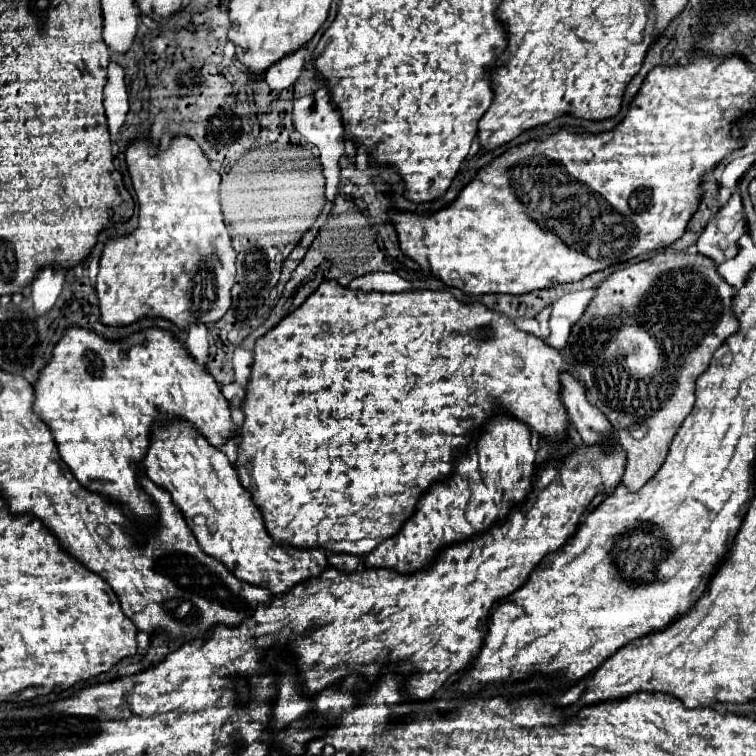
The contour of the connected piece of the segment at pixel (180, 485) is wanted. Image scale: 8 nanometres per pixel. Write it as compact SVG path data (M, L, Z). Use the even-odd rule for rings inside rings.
M173 421L171 425L165 423L165 425L153 429L151 445L143 459L143 467L145 467L147 477L155 485L159 485L171 493L173 503L181 509L181 513L183 513L187 525L191 527L193 535L197 537L201 549L207 555L211 555L213 559L221 561L237 579L263 587L263 589L269 589L271 595L281 595L281 593L287 593L293 585L297 585L305 579L317 577L321 571L327 569L325 549L293 549L291 545L277 543L269 537L261 511L253 505L249 491L245 491L243 485L239 483L235 467L229 463L229 459L225 457L223 451L209 445L207 439L201 433L197 433L197 429L193 429L187 421Z

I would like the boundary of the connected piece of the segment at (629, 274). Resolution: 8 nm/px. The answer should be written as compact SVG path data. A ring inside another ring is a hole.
M659 253L647 261L629 265L625 269L617 269L613 271L605 281L599 283L591 303L587 305L585 313L581 315L581 319L575 323L575 327L571 329L569 341L563 349L563 357L565 361L575 367L575 371L583 377L585 387L587 387L587 397L589 403L593 399L593 405L611 421L611 425L615 427L615 439L619 441L619 445L625 449L627 453L627 465L625 465L625 475L623 475L623 485L629 491L639 491L663 465L669 445L677 433L677 429L681 427L681 423L685 421L685 417L691 413L693 403L695 403L695 381L697 377L709 367L713 353L717 351L717 347L721 347L725 343L725 339L729 335L733 335L739 329L739 321L733 315L733 297L735 297L735 289L717 273L717 263L711 261L709 257L703 255L689 255L689 253Z

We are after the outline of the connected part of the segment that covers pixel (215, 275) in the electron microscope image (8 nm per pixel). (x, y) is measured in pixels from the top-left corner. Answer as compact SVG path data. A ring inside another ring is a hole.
M185 135L175 137L165 151L161 151L157 147L157 155L149 155L151 147L153 147L153 143L149 143L147 139L143 139L143 141L139 139L127 149L127 169L129 169L129 175L133 181L133 189L137 191L137 197L139 197L139 227L129 237L107 241L107 245L103 249L101 263L99 263L99 275L97 275L97 297L99 297L99 309L101 309L101 323L113 325L113 327L123 327L123 325L133 325L145 317L167 319L167 321L175 323L179 329L187 329L187 325L191 325L191 323L201 323L201 325L217 323L231 307L231 287L235 283L235 249L231 245L231 237L227 233L227 227L225 227L223 215L221 215L221 207L219 207L219 179L221 179L221 175L215 169L211 169L209 159L203 155L199 145L191 137L185 137Z

